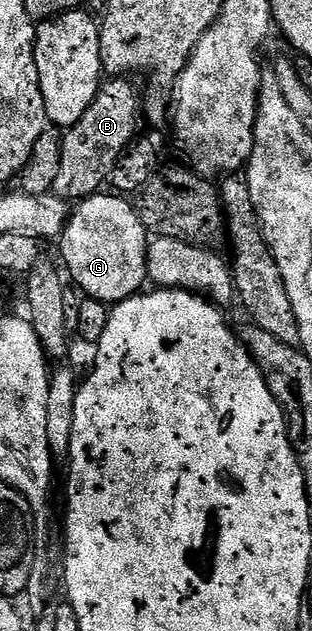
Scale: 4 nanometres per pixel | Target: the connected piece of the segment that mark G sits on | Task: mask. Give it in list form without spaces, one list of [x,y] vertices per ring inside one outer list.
[[[98,193],[76,207],[57,243],[65,269],[76,287],[106,307],[138,294],[148,278],[149,234],[136,206],[128,198]]]

